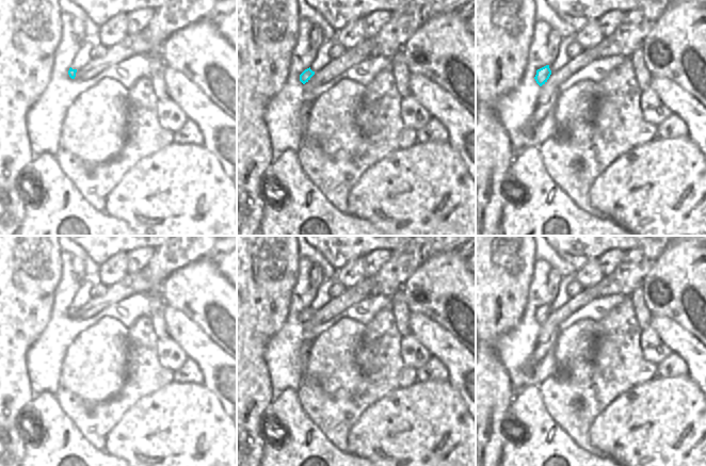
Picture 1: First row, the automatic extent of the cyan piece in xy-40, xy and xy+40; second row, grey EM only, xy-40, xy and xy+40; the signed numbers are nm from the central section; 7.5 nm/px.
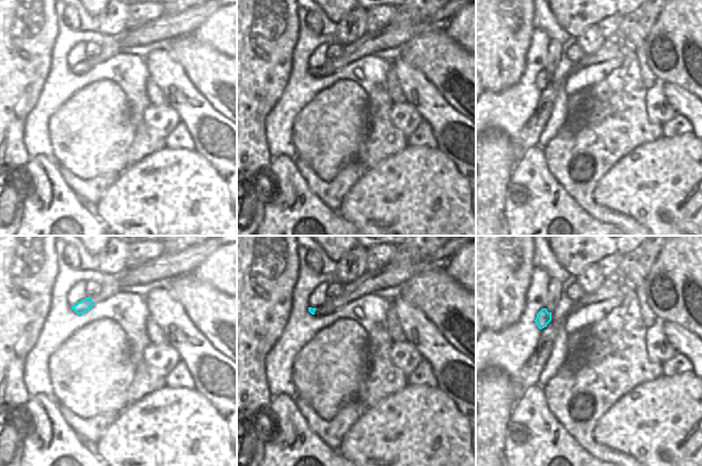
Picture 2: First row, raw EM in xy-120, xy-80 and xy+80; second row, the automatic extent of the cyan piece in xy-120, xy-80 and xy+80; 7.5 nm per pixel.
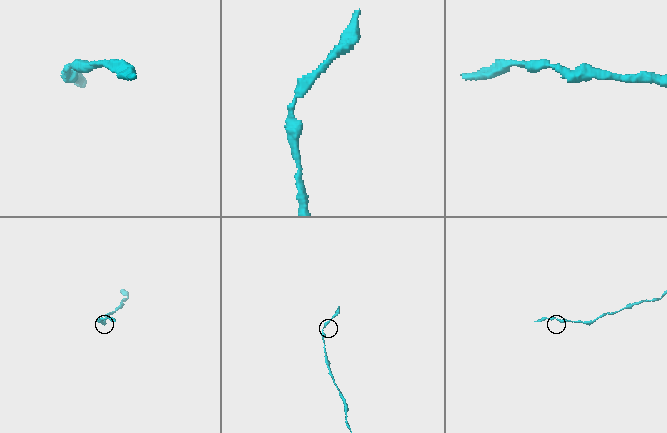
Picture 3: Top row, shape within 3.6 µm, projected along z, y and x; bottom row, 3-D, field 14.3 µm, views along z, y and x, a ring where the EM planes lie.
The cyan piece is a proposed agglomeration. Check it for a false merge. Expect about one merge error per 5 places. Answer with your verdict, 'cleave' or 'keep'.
keep

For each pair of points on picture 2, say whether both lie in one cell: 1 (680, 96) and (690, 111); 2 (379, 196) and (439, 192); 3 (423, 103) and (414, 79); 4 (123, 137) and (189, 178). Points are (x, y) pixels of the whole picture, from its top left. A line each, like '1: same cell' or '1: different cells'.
1: same cell
2: same cell
3: same cell
4: different cells

